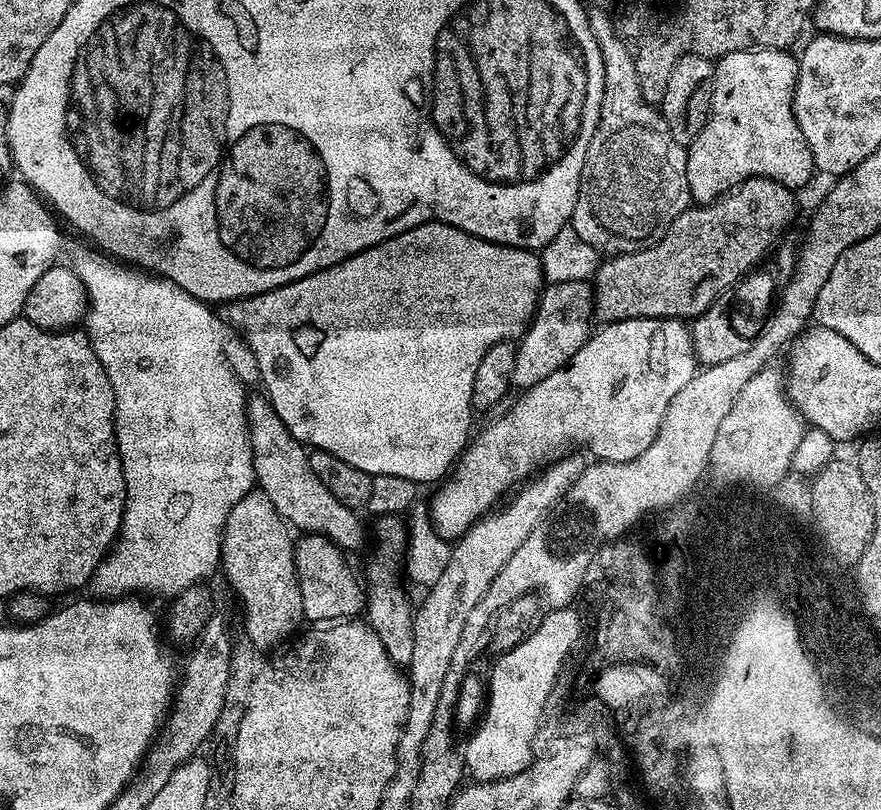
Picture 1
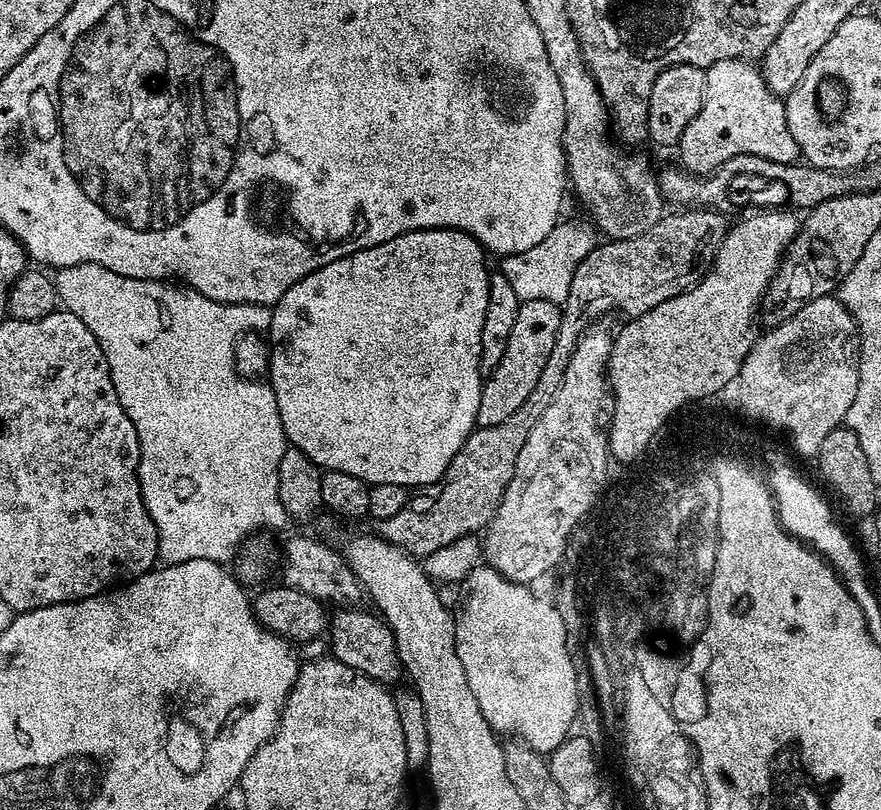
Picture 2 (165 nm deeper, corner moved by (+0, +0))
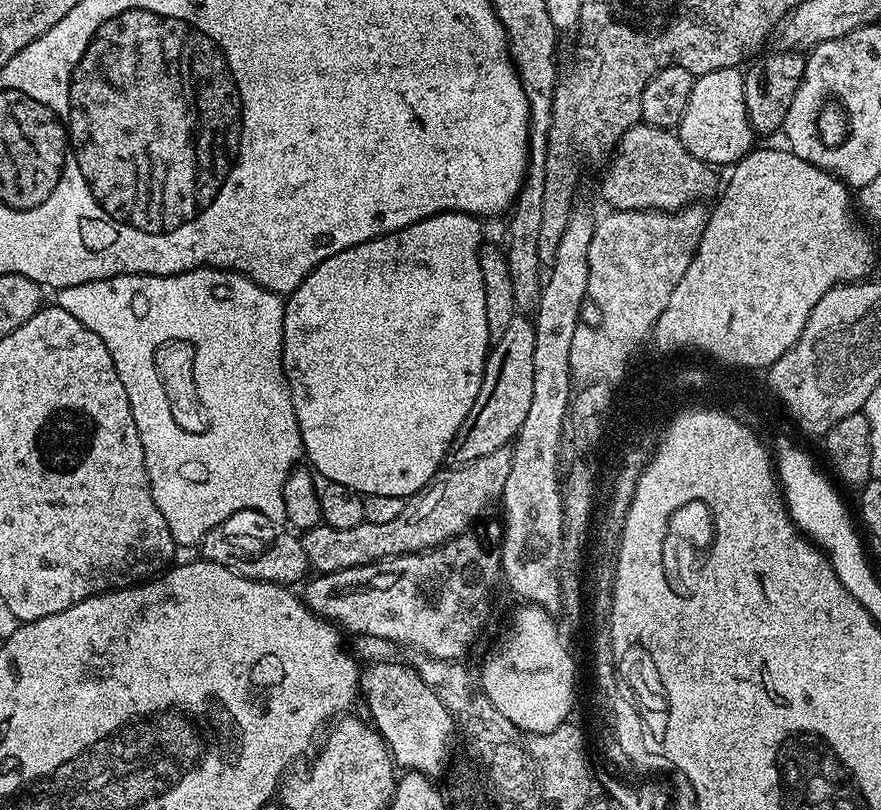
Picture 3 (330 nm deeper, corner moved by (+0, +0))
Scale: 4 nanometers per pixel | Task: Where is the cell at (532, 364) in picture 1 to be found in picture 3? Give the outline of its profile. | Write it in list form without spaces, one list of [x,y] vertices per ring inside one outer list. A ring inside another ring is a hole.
[[[518,314],[506,326],[502,338],[490,348],[488,360],[484,363],[482,386],[466,422],[452,440],[450,460],[453,465],[474,462],[494,450],[506,448],[516,439],[522,421],[530,410],[530,397],[534,391],[534,323],[527,315]]]

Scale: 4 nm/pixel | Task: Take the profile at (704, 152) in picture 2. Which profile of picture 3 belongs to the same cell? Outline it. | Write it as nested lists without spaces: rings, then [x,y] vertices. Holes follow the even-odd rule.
[[[739,67],[714,70],[693,79],[690,102],[680,119],[678,135],[687,152],[713,166],[734,165],[752,151],[754,133],[746,114],[744,72]]]

